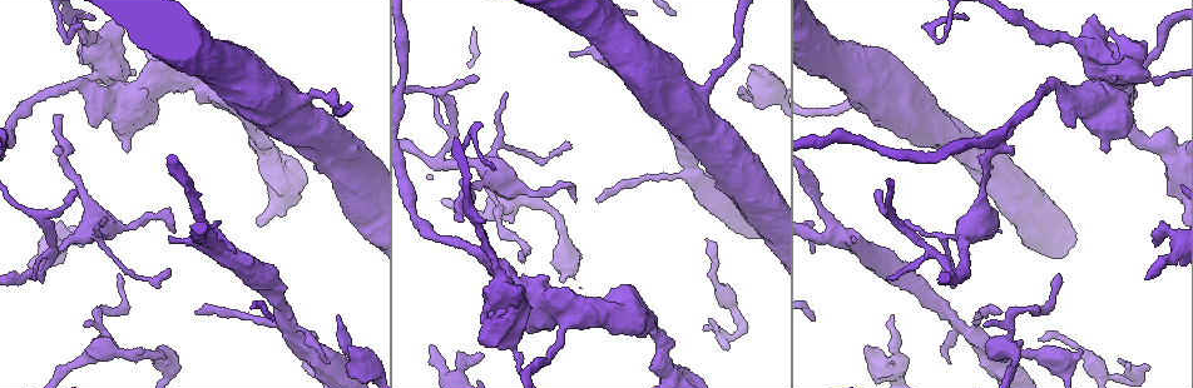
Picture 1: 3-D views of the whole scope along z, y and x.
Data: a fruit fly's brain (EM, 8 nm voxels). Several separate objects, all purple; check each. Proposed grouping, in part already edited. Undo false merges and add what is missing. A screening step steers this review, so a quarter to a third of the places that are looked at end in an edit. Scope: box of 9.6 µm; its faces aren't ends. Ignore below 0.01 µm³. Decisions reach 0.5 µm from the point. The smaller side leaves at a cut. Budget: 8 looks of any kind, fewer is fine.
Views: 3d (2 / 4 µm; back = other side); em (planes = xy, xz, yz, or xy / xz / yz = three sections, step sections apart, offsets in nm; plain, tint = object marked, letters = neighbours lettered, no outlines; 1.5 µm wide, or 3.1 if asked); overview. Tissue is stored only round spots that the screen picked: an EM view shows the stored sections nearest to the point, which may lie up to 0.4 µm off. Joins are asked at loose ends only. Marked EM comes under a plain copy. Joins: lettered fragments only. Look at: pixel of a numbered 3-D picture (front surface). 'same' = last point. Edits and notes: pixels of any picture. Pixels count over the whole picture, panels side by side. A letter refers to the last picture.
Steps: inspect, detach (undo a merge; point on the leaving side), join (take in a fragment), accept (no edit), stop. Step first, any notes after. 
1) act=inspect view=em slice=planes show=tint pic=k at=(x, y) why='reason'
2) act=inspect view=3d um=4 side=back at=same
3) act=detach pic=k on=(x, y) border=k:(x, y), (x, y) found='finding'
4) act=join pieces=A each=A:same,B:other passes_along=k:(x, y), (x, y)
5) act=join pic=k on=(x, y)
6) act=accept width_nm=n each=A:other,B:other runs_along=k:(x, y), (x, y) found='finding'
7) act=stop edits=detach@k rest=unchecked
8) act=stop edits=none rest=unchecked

act=inspect view=em slice=xy step=8 show=letters pic=1 at=(520, 258) why='branch stops here'

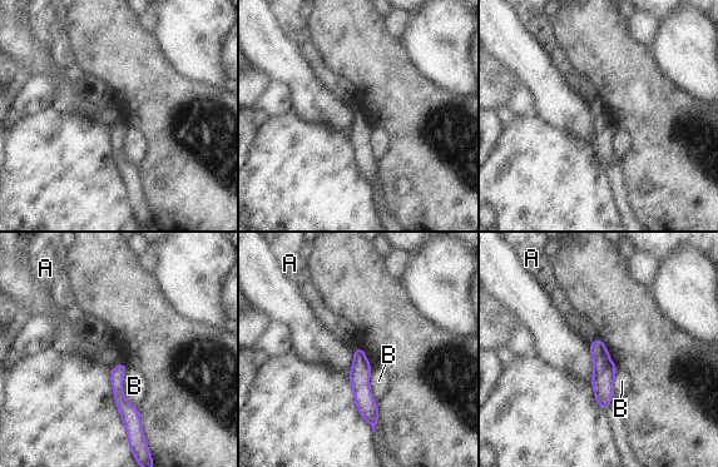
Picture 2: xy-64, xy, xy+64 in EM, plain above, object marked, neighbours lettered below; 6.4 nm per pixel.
act=inspect view=em slice=planes show=letters at=same why='another direction'

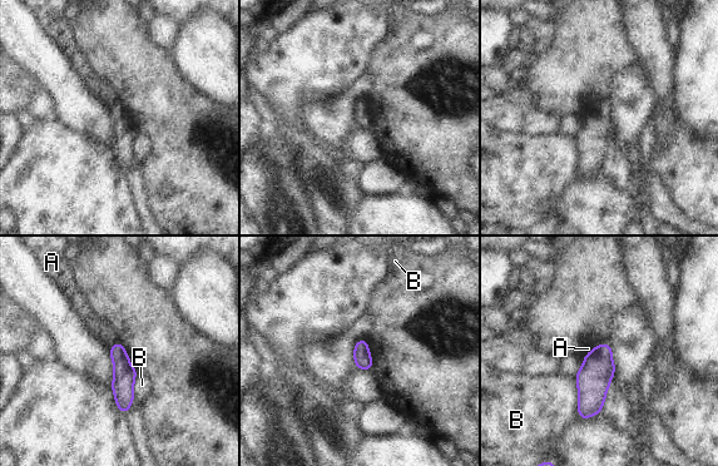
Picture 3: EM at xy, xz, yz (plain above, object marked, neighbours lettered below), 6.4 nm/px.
act=accept longest_contact=B:240nm each=A:other,B:other border=3:(574, 376), (578, 392), (578, 412) found='none of them fits'

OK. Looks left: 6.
act=inspect view=em slice=yz step=4 show=letters pic=1 at=(54, 251) why='abrupt turn'

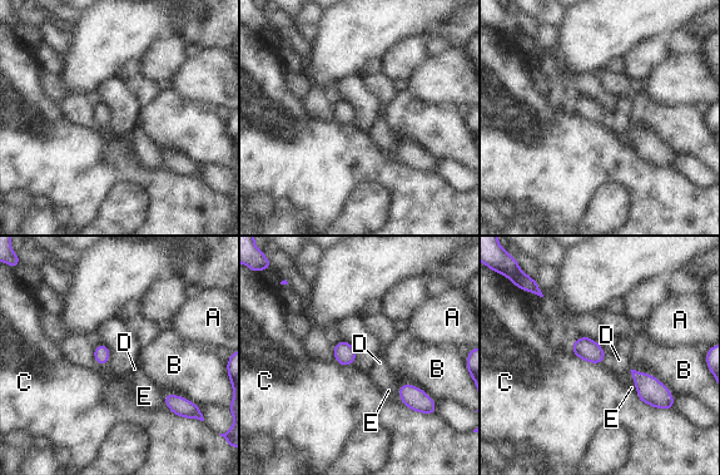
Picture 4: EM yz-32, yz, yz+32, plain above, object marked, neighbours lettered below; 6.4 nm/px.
act=accept each=A:other,B:other,C:other,D:other,E:other border=4:(571, 350), (584, 360), (601, 364) found='continuous, no second cell'

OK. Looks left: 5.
act=inspect view=em slice=xz step=4 show=tint pic=1 at=(429, 345) why='free end'

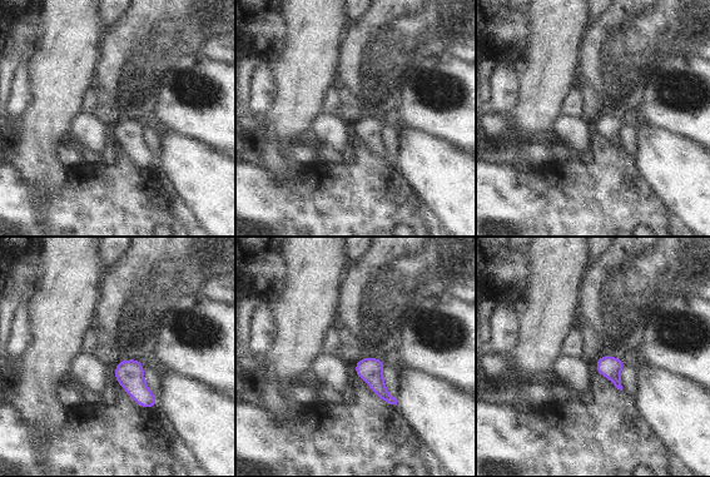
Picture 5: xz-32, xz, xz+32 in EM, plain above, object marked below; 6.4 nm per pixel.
act=inspect view=em slice=xz step=4 show=letters at=same

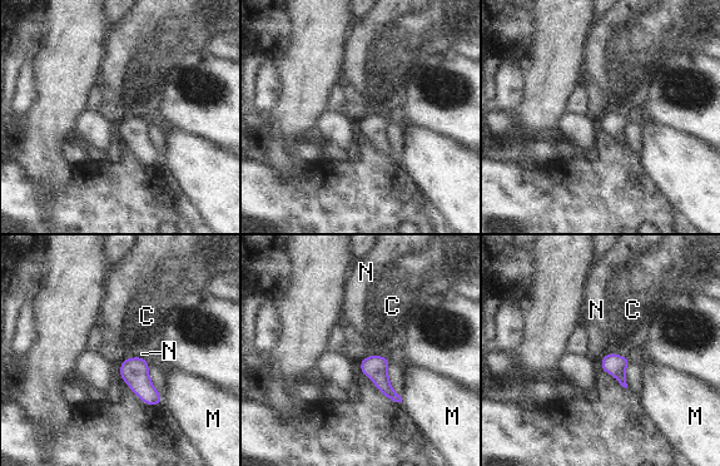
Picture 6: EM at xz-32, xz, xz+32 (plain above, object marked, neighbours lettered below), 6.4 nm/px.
act=accept each=C:other,M:other,N:other border=6:(367, 355), (382, 355), (391, 362) found='none of them fits'

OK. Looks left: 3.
act=inspect view=3d um=4 pic=1 at=(1096, 15)

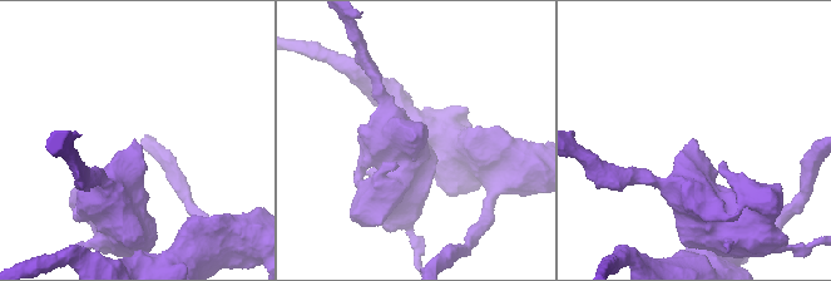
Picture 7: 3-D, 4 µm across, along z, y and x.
act=inspect view=em slice=yz step=4 show=letters pic=7 at=(694, 140) why='shape alone is not enough'

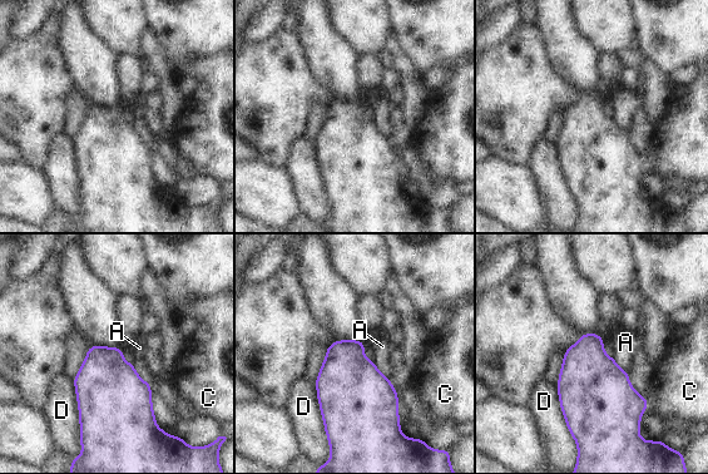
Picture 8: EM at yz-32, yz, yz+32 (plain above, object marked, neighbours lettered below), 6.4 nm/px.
act=inspect view=em slice=planes show=letters at=same why='cut it another way'

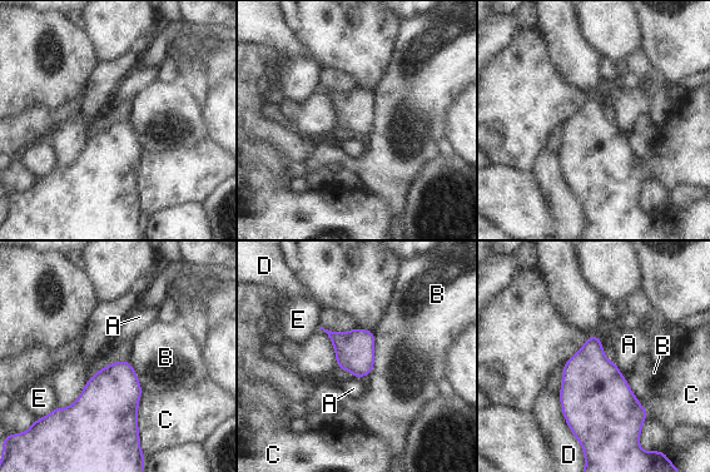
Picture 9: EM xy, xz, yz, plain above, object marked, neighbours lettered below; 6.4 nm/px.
act=accept each=A:other,B:other,C:other,D:other,E:other border=9:(615, 363), (621, 372) found='none of them fits'

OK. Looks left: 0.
act=stop edits=none rest=unchecked

